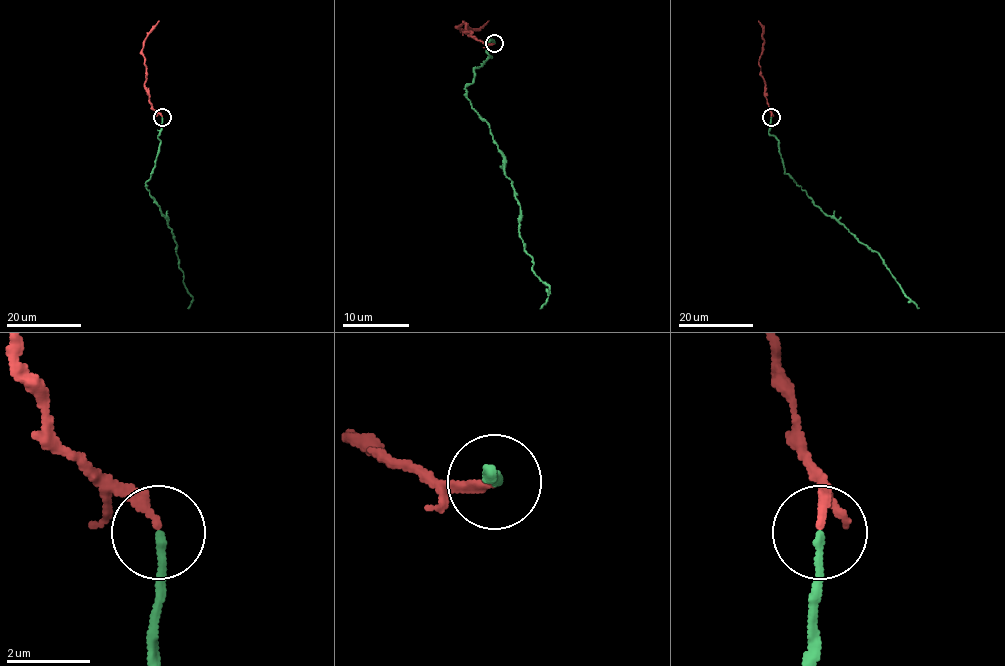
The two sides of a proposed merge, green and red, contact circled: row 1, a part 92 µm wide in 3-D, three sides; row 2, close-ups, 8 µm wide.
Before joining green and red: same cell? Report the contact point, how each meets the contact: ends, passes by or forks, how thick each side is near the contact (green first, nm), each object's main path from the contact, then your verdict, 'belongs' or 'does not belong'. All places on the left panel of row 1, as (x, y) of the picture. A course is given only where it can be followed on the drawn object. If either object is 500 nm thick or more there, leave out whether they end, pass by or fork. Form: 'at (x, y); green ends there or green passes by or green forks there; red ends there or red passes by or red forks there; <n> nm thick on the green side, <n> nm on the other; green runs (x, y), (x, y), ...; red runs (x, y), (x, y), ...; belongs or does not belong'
at (162, 117); green ends there; red ends there; 190 nm thick on the green side, 220 nm on the other; green runs (162, 117), (159, 152), (146, 189), (167, 218), (176, 242), (183, 284), (193, 297), (188, 309); red runs (162, 116), (150, 102), (144, 84), (142, 54), (147, 34), (159, 21); does not belong

